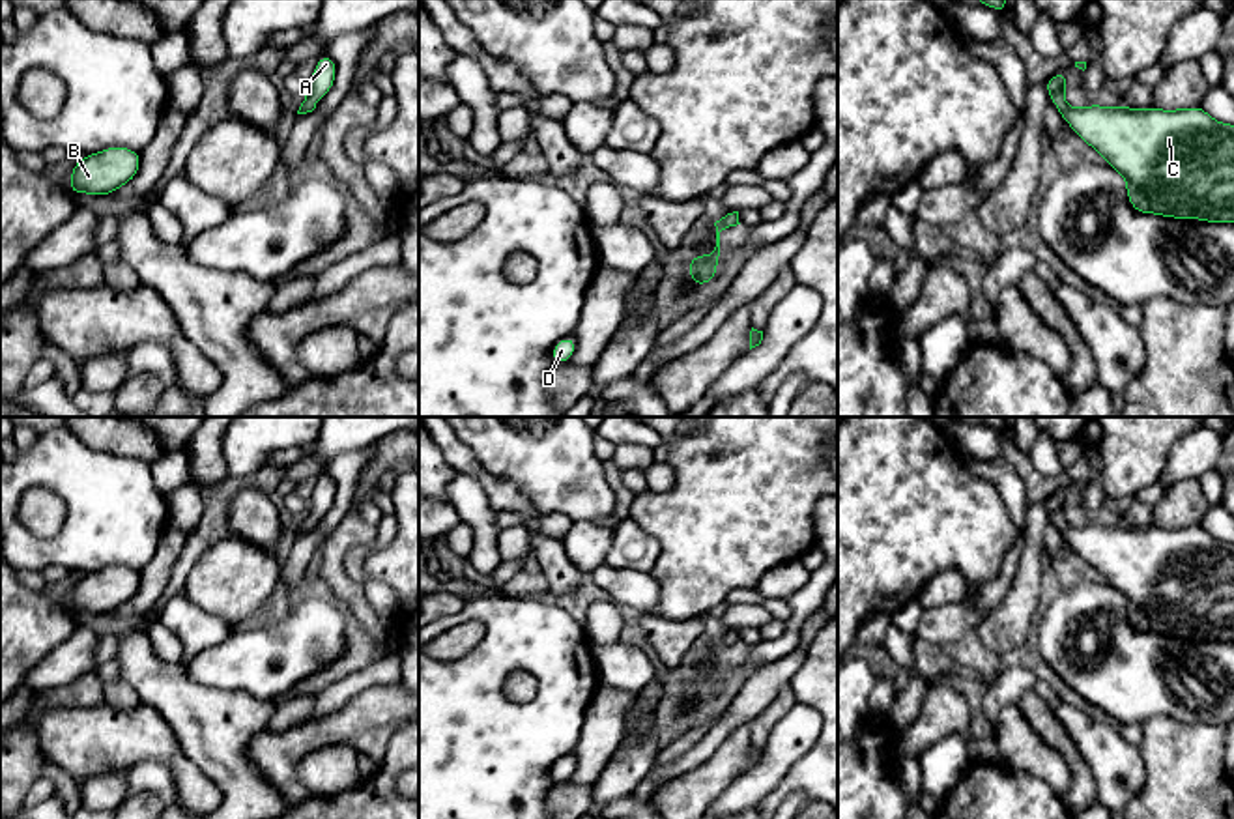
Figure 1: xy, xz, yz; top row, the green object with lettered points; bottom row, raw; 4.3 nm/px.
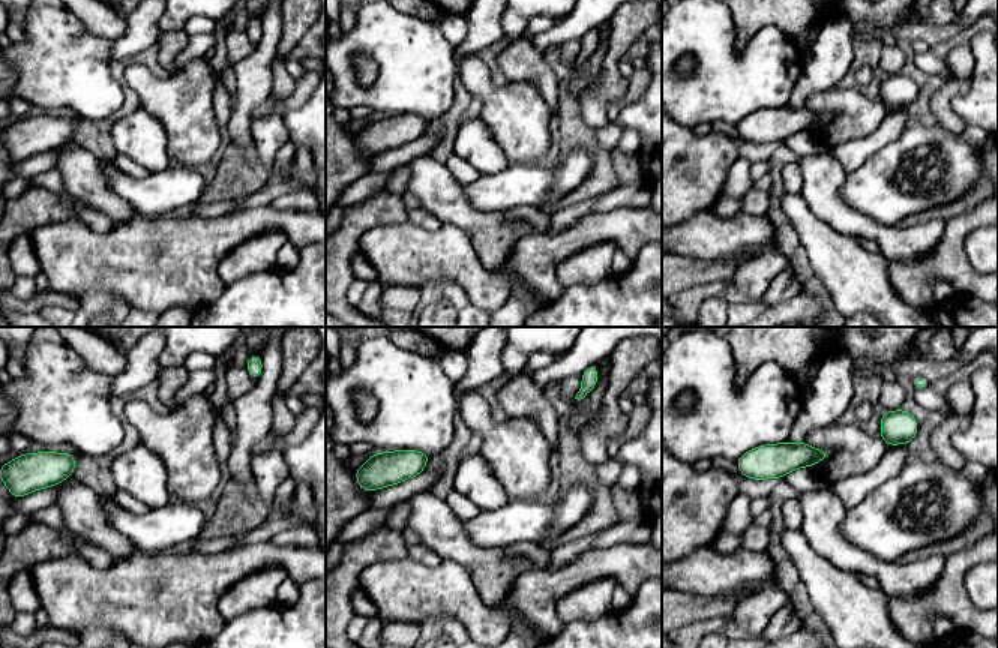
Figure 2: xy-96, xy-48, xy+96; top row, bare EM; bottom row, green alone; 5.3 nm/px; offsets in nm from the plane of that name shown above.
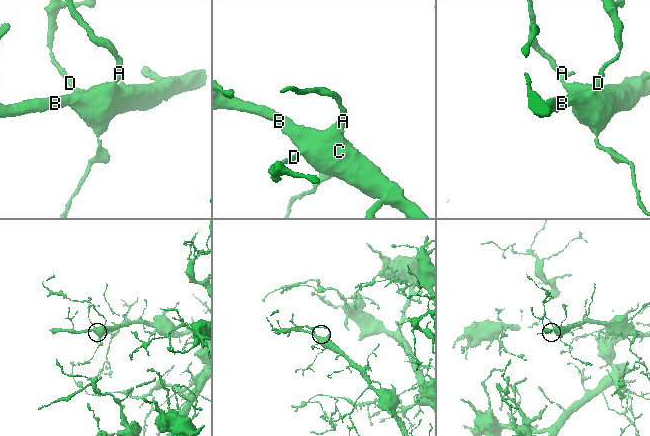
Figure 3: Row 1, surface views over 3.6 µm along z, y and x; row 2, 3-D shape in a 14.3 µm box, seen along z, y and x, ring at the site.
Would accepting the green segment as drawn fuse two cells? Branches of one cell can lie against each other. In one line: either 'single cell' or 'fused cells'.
single cell

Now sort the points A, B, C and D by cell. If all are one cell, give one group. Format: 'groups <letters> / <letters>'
groups A B C D

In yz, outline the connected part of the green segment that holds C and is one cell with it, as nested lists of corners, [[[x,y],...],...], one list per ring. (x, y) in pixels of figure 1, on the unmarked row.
[[[1066,490],[1045,499],[1053,524],[1075,553],[1103,574],[1126,598],[1127,619],[1139,632],[1234,643],[1234,544],[1215,540],[1202,525],[1161,529],[1155,525],[1069,527]]]

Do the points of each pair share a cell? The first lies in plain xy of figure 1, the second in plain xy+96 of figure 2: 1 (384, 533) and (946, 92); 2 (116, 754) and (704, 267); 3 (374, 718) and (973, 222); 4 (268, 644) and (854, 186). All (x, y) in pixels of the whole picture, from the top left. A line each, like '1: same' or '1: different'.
1: same
2: different
3: same
4: same

